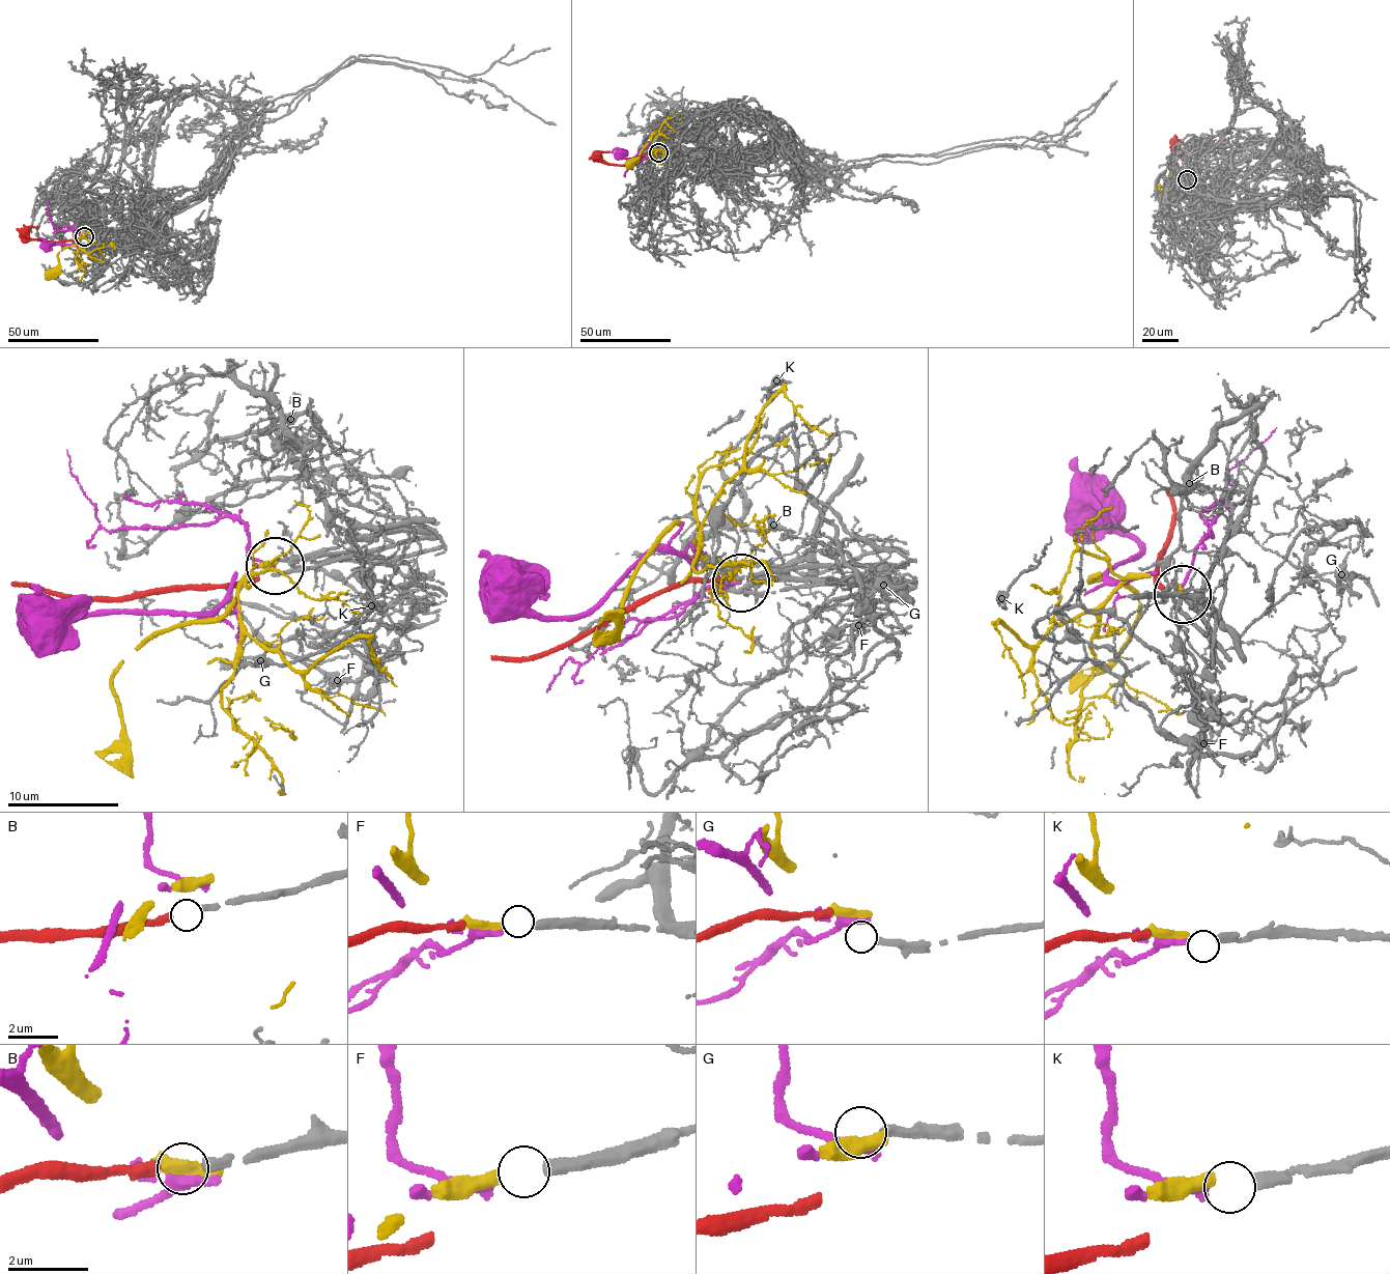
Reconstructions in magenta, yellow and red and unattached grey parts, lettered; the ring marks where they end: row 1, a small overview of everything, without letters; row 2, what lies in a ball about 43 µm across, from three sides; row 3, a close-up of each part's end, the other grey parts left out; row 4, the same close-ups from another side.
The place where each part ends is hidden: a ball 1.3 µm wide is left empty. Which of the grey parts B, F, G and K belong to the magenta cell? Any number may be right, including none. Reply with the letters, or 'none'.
K

